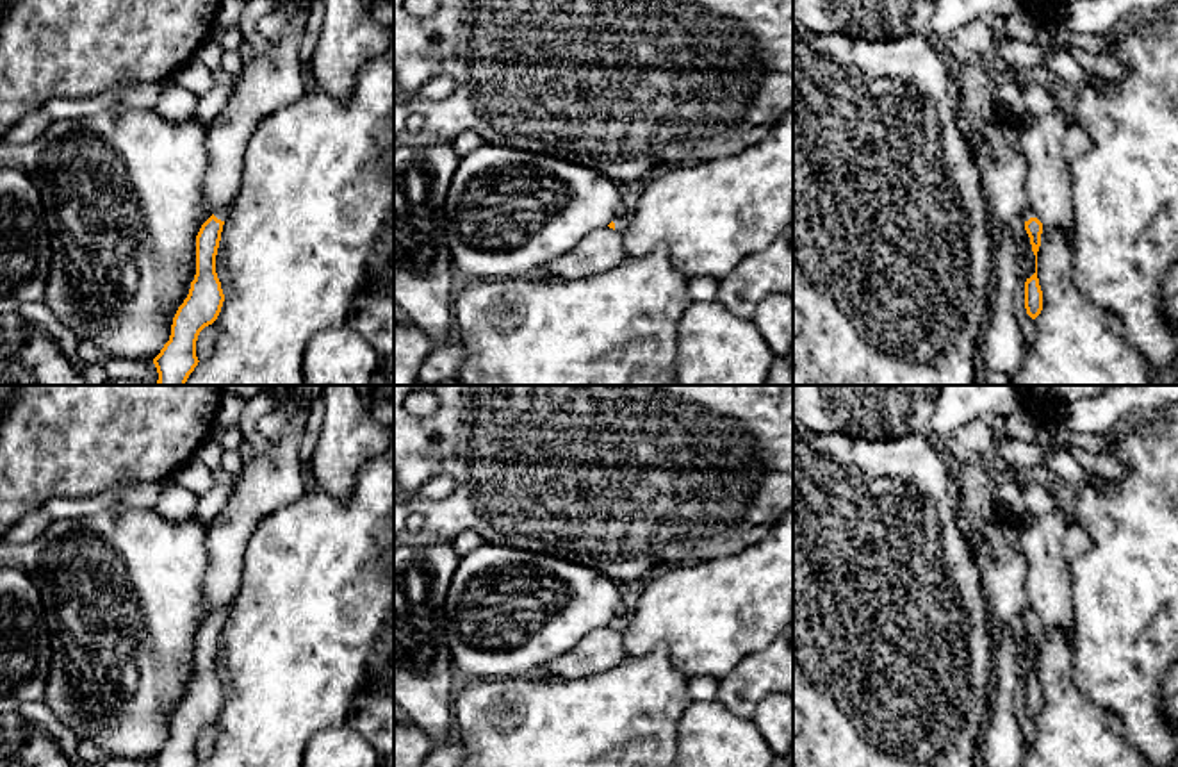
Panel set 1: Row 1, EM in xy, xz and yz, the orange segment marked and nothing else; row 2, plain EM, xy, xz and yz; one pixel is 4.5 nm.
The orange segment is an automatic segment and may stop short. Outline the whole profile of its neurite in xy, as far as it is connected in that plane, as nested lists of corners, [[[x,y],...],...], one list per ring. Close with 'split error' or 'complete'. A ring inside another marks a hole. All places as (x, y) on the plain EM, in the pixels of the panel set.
[[[230,608],[212,614],[196,635],[196,674],[184,703],[178,706],[169,740],[153,758],[155,767],[196,767],[196,740],[212,724],[223,706],[225,694],[216,672],[216,655]]]; split error

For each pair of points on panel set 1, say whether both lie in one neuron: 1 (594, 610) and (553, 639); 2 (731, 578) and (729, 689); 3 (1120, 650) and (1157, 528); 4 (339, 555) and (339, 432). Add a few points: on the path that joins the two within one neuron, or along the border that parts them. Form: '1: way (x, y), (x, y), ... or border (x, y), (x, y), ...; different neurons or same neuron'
1: way (583, 610), (564, 628); same neuron
2: border (763, 648), (747, 653), (720, 680); different neurons
3: way (1132, 619), (1143, 600), (1157, 585), (1157, 559); same neuron
4: border (364, 464), (346, 500), (335, 500), (319, 487); different neurons

